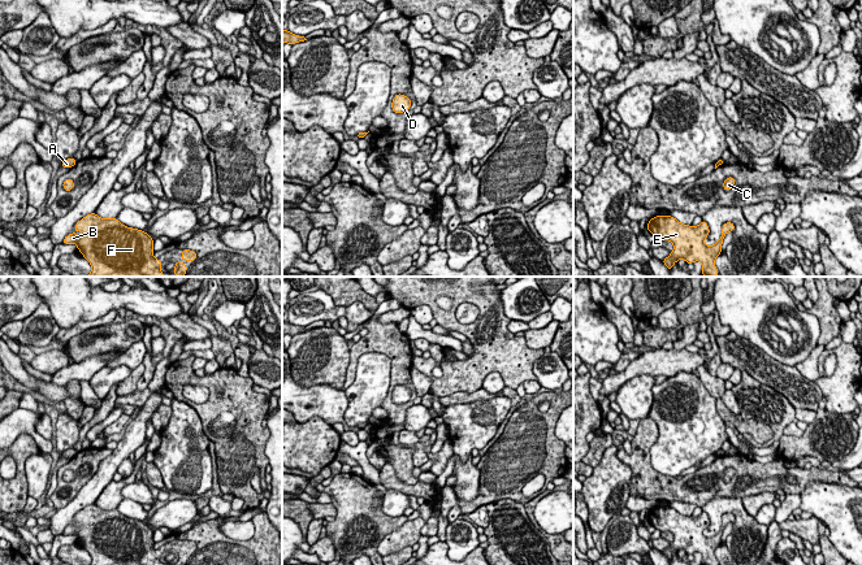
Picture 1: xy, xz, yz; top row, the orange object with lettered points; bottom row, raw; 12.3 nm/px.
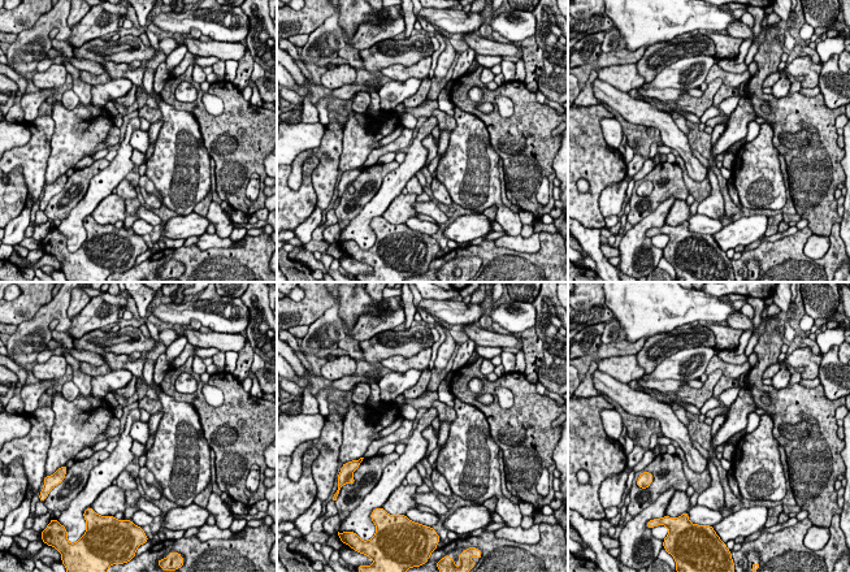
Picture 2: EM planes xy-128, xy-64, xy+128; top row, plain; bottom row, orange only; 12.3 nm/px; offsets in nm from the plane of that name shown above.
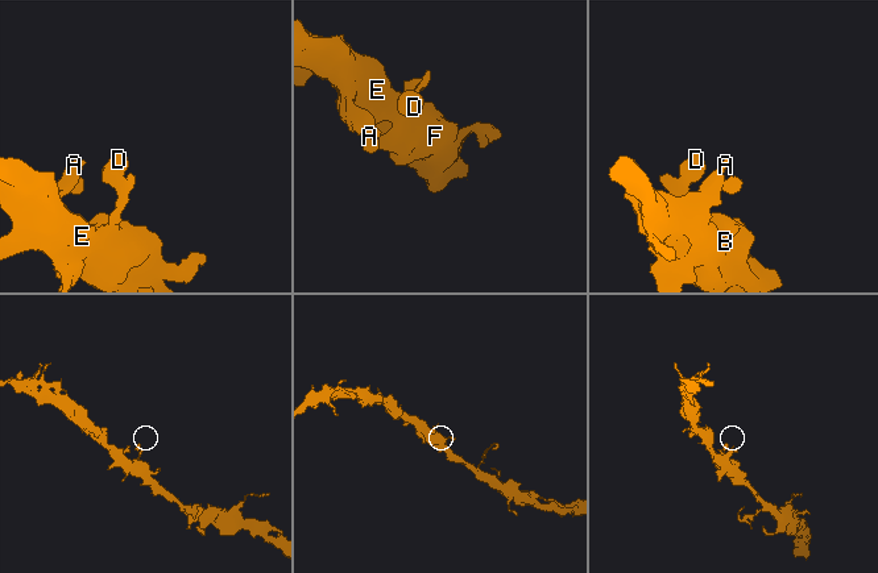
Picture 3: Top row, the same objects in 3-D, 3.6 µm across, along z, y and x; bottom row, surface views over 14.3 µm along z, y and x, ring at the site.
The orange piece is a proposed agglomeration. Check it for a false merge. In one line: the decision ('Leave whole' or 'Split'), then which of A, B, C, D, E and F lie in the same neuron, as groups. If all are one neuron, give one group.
Leave whole. Groups: A B C D E F

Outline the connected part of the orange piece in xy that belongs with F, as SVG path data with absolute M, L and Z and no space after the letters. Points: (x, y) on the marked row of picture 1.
M90 213L75 223L74 232L66 235L62 244L78 247L77 252L81 251L92 268L87 277L164 277L161 260L153 257L153 239L143 230L122 225L118 218Z

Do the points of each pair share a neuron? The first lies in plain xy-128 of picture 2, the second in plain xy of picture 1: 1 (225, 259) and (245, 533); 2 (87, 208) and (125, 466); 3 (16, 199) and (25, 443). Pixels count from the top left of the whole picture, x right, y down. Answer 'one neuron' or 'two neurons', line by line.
1: two neurons
2: two neurons
3: one neuron

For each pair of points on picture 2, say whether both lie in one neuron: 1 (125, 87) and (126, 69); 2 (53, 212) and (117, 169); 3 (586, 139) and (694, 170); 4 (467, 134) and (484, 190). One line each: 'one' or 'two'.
1: two
2: two
3: two
4: one

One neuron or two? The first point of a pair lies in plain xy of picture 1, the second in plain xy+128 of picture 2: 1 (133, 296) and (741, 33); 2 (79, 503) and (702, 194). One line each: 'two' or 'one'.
1: two
2: two

